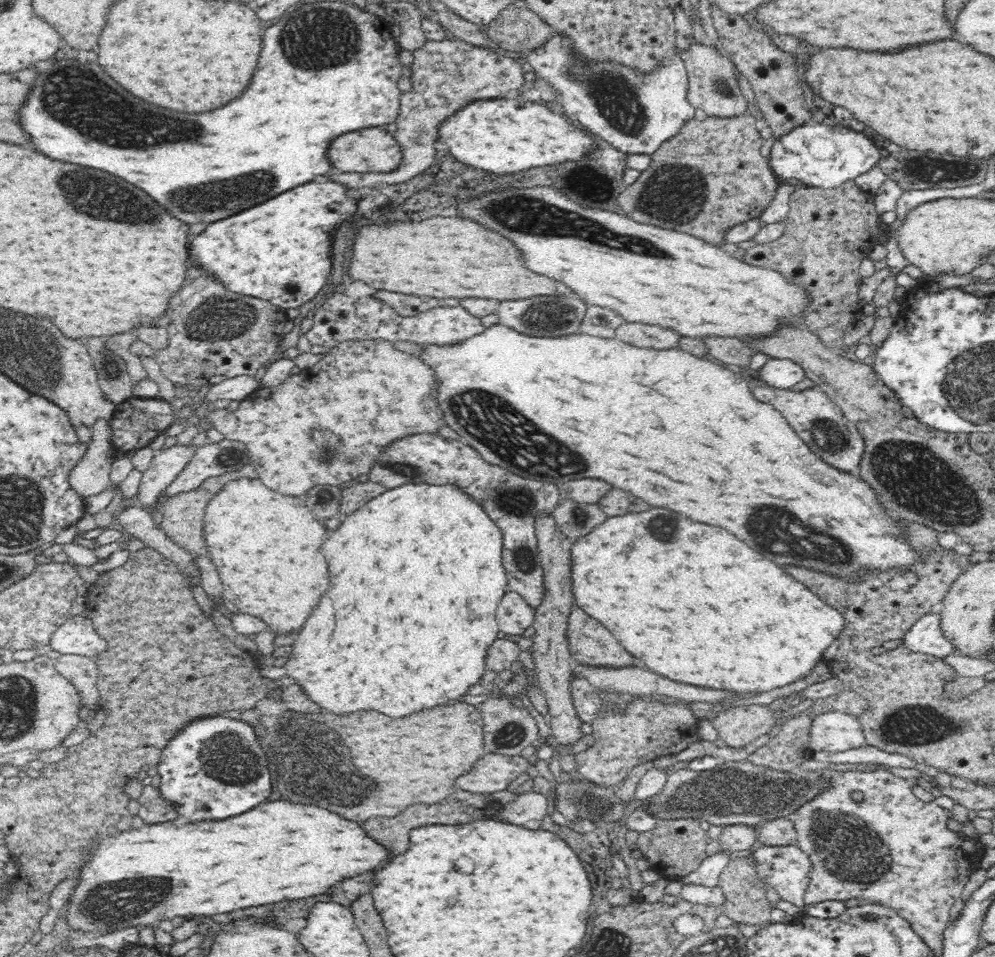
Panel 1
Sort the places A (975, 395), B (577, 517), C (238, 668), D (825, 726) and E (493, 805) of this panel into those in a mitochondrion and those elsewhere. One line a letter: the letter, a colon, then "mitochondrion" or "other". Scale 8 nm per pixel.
A: mitochondrion
B: mitochondrion
C: other
D: other
E: other

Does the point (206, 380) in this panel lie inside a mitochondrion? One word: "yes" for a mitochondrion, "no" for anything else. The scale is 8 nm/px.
no

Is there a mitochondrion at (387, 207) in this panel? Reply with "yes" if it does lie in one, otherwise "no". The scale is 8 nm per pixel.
no

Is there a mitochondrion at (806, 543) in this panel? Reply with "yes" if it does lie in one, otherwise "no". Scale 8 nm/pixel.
yes

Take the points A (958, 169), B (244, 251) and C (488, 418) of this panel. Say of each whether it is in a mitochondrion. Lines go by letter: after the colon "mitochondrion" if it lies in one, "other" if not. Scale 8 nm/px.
A: other
B: other
C: mitochondrion

